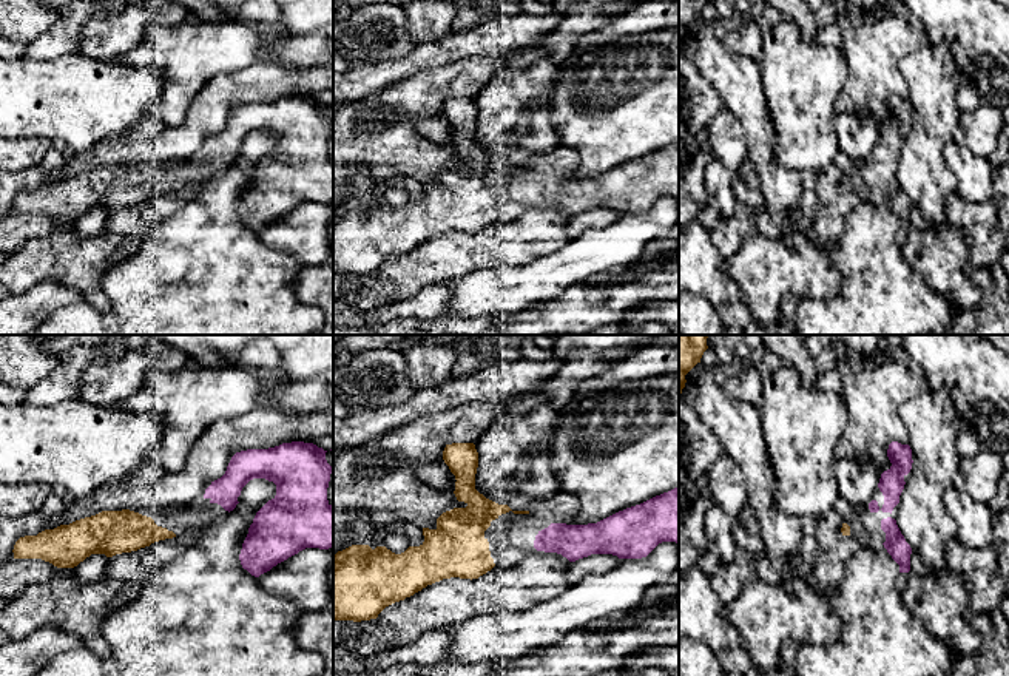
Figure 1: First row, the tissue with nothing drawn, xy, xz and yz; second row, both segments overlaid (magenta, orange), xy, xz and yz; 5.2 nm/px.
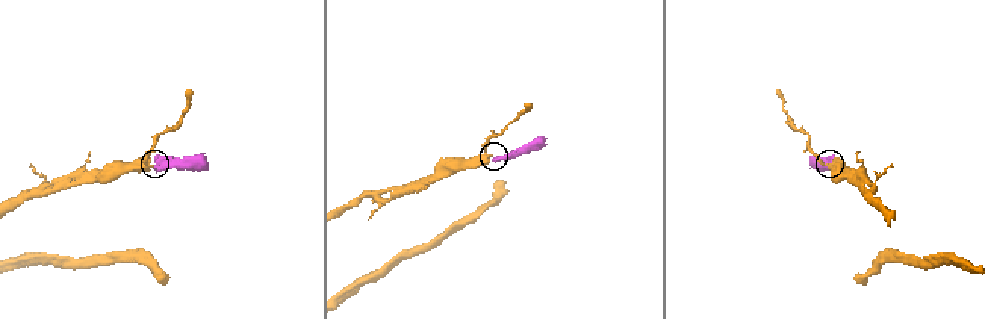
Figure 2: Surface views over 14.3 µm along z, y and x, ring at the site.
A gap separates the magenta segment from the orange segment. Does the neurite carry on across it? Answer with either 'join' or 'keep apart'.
join

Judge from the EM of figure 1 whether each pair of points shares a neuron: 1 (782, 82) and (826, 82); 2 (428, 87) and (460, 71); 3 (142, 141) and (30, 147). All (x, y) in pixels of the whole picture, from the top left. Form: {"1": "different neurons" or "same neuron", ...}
{"1": "same neuron", "2": "same neuron", "3": "different neurons"}

